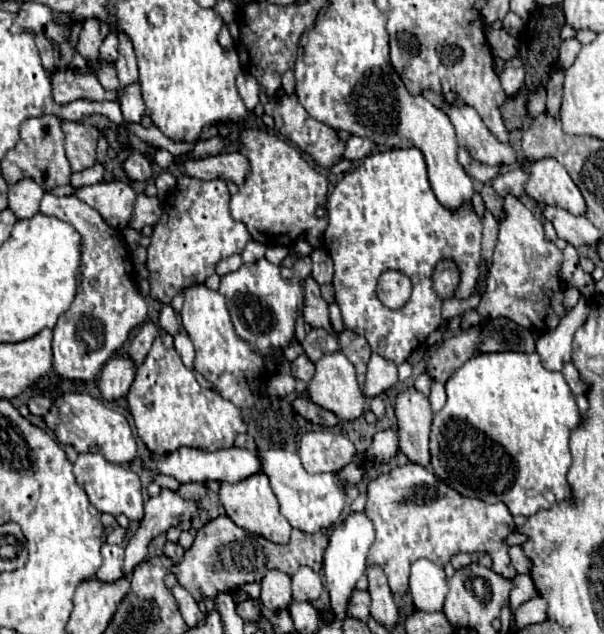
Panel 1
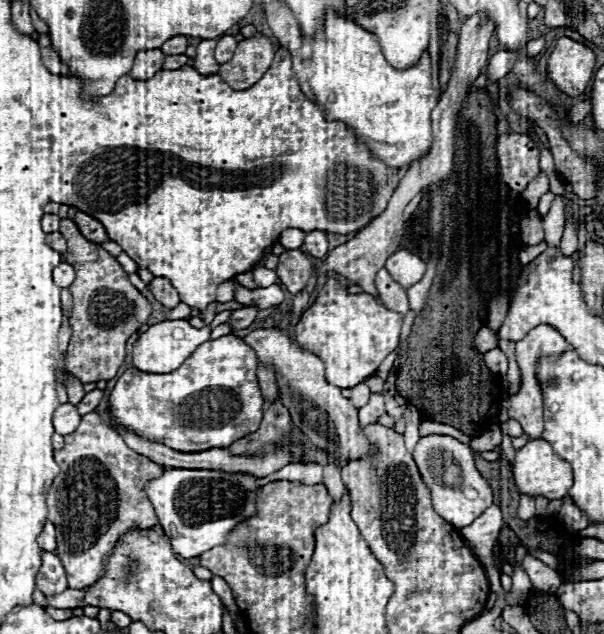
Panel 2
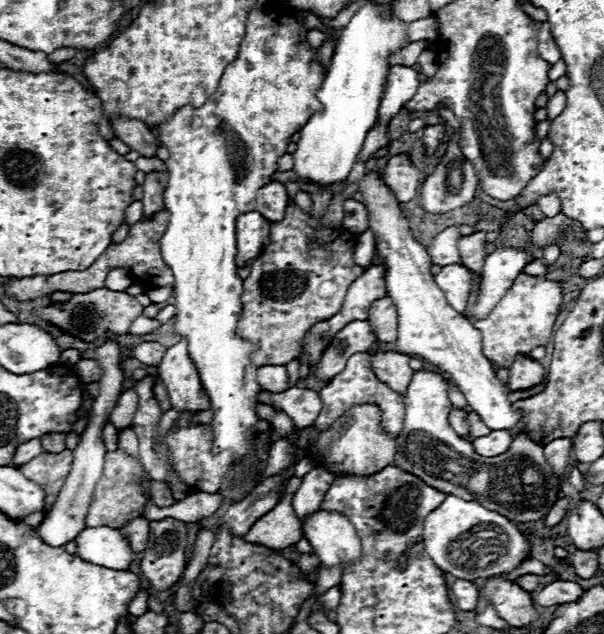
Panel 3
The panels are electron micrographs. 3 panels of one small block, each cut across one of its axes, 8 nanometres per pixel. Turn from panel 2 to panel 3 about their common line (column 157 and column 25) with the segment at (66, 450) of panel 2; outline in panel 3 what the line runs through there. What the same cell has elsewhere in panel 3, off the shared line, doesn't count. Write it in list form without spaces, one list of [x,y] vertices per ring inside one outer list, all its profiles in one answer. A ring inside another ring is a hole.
[[[62,450],[58,454],[42,452],[18,468],[26,478],[32,478],[32,482],[40,482],[40,486],[44,486],[44,494],[46,494],[42,512],[28,514],[28,518],[22,520],[24,524],[36,528],[38,524],[42,524],[46,520],[46,514],[52,510],[52,506],[58,498],[58,492],[70,474],[72,458],[74,458],[72,450]]]

